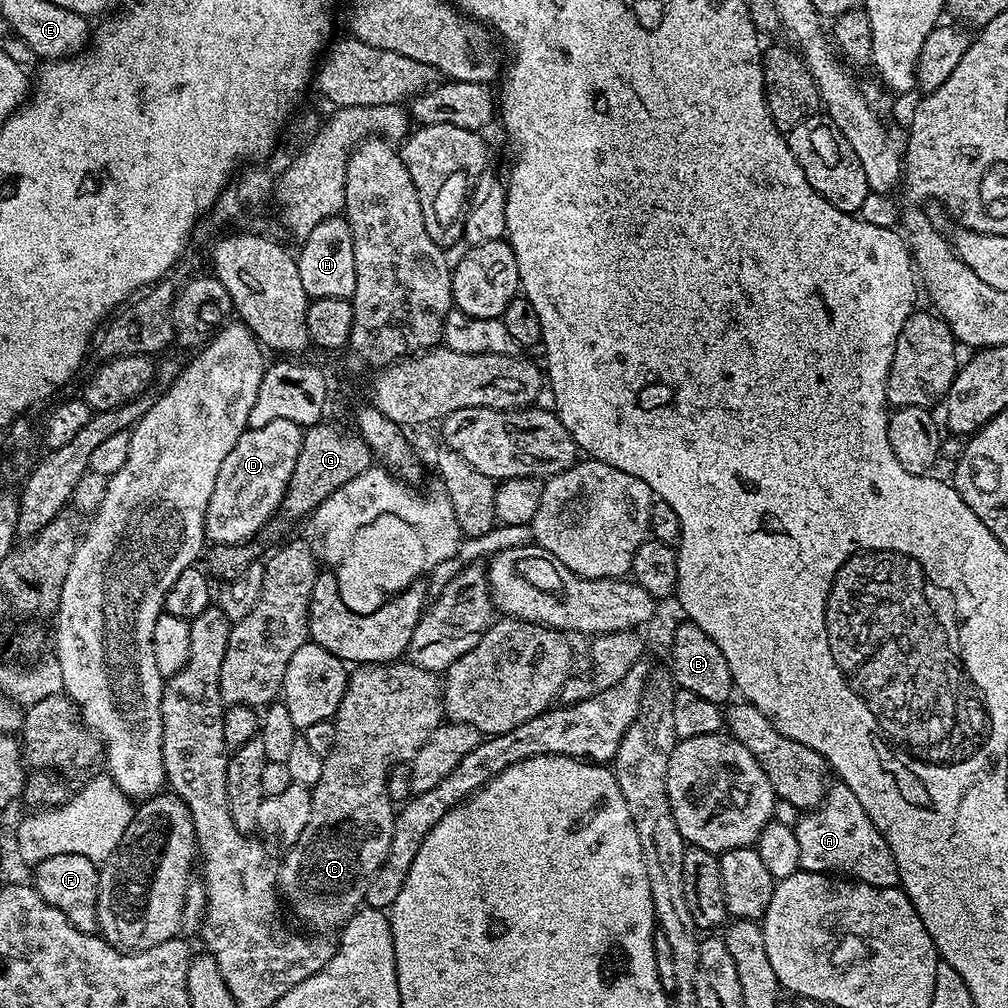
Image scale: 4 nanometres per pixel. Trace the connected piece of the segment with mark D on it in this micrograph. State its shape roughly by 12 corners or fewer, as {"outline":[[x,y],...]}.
{"outline":[[301,425],[248,428],[218,470],[204,534],[251,541],[279,513]]}

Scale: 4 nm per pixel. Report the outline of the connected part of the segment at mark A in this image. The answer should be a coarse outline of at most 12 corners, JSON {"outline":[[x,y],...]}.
{"outline":[[850,786],[795,821],[803,871],[899,885],[894,854]]}

